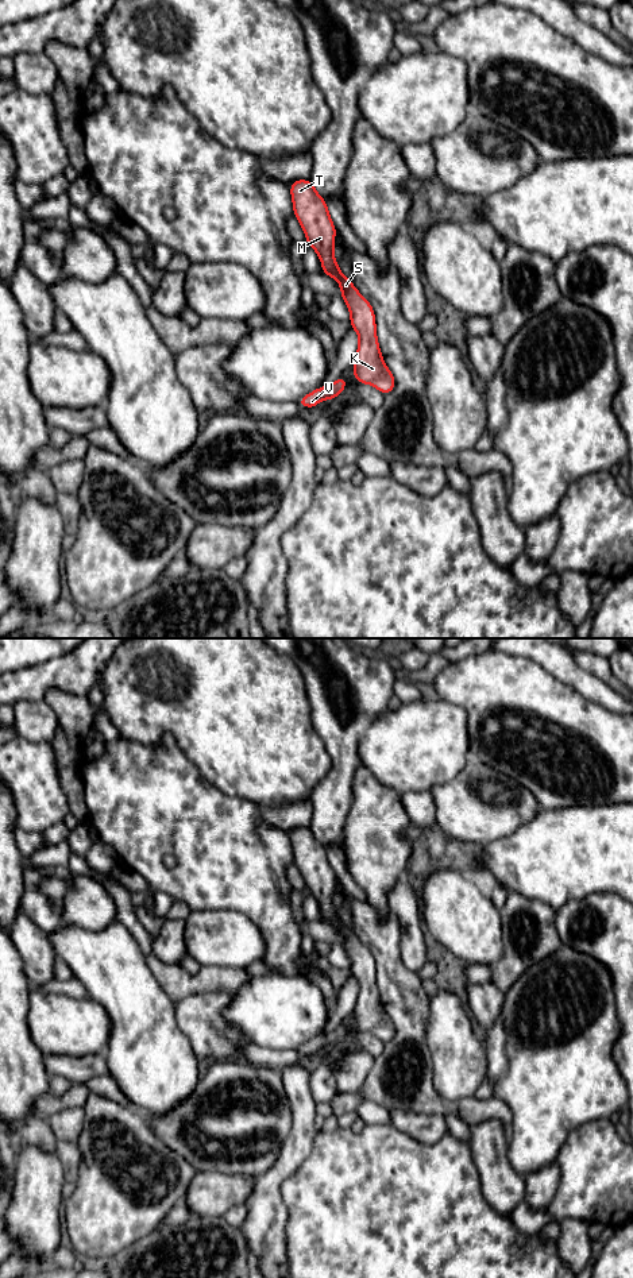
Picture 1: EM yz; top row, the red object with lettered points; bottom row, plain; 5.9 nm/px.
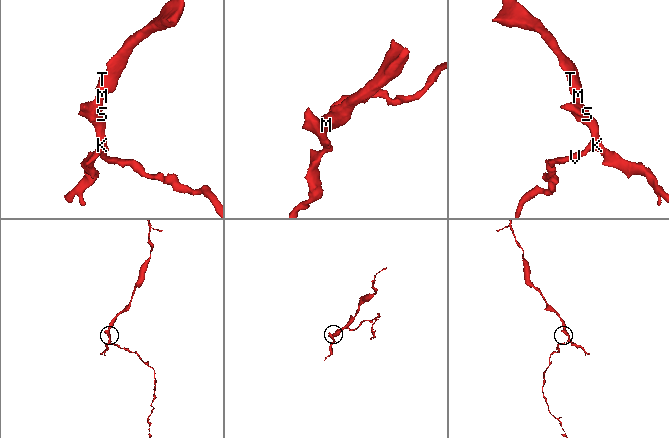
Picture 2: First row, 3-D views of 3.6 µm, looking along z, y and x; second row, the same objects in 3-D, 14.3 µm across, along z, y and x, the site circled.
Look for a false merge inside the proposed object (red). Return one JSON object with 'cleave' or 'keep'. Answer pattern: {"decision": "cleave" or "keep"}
{"decision": "keep"}

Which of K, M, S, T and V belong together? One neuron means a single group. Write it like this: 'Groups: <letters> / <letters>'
Groups: K M S T V

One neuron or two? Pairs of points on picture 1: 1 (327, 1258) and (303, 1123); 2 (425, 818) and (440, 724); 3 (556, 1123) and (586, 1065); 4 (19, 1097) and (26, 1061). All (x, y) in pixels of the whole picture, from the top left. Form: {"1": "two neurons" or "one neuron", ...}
{"1": "two neurons", "2": "one neuron", "3": "one neuron", "4": "one neuron"}

